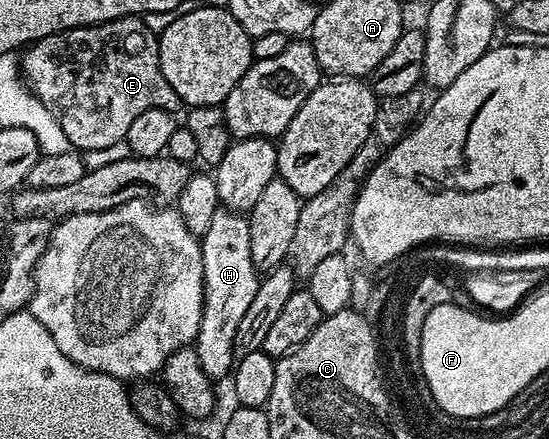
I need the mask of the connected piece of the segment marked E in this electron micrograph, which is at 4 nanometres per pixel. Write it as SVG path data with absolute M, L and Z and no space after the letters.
M141 16L116 18L110 22L97 22L93 26L76 26L43 36L20 55L19 61L21 73L32 93L36 94L43 108L59 120L59 128L63 128L70 147L78 152L111 148L111 144L124 142L127 128L131 128L132 122L141 113L147 112L147 108L177 112L183 106L175 88L171 88L171 84L167 84L167 76L163 76L163 68L159 64L158 35L147 28Z

